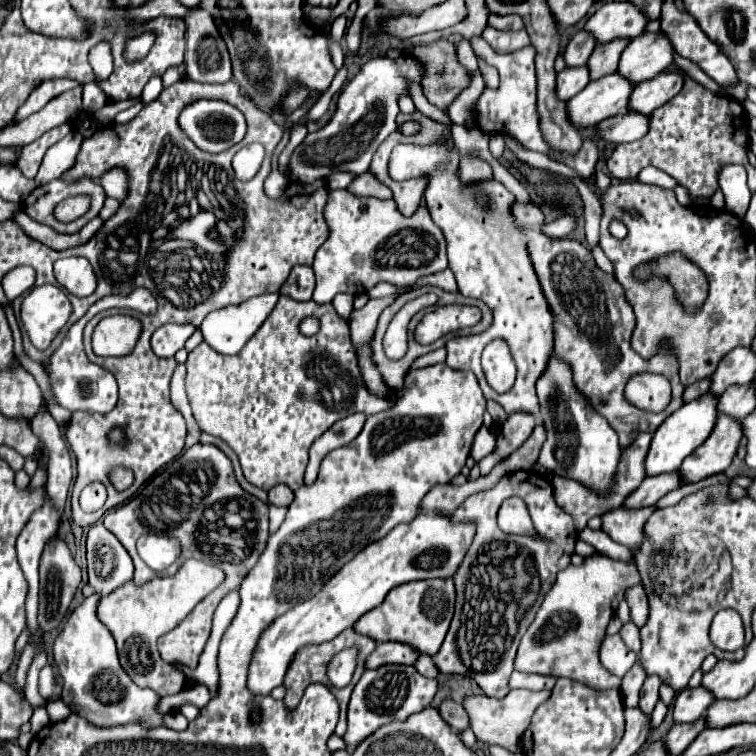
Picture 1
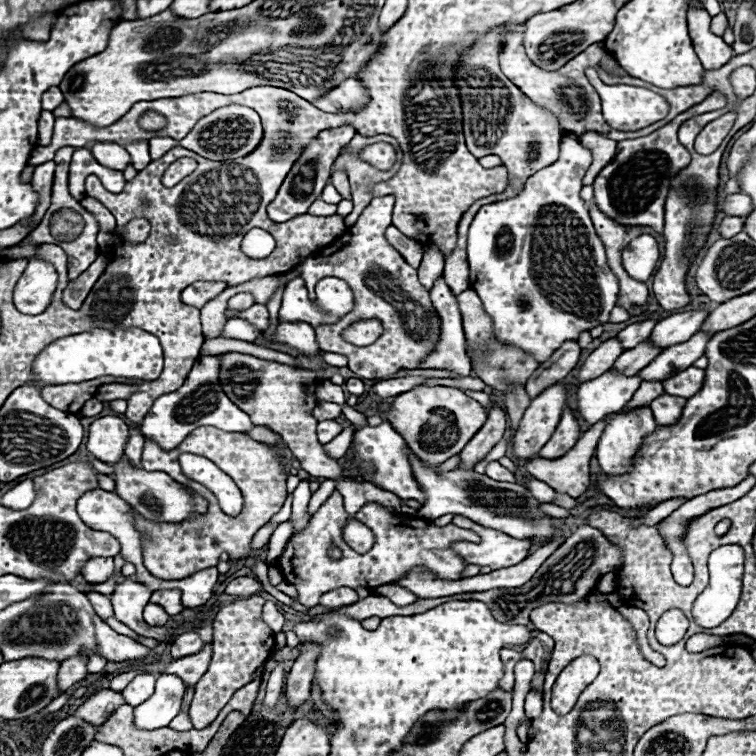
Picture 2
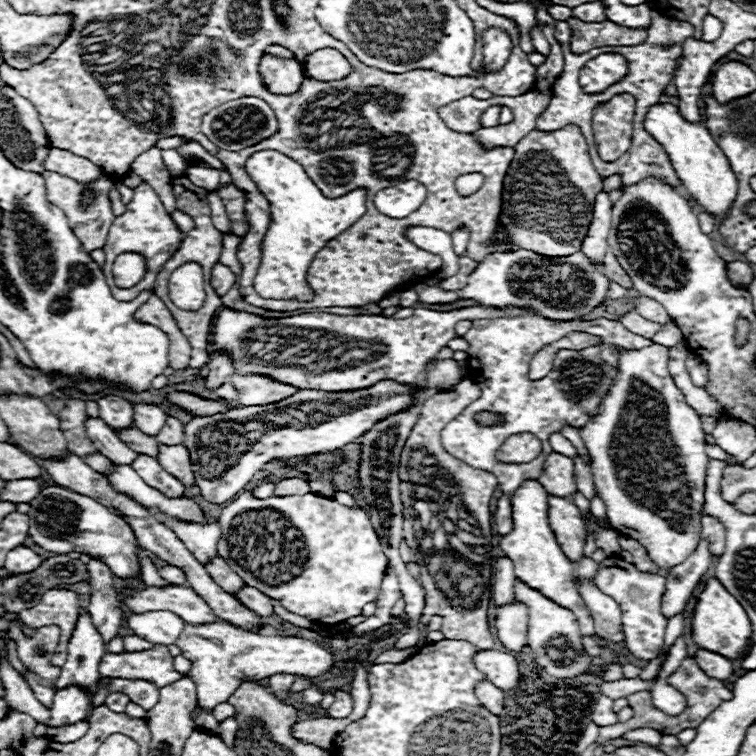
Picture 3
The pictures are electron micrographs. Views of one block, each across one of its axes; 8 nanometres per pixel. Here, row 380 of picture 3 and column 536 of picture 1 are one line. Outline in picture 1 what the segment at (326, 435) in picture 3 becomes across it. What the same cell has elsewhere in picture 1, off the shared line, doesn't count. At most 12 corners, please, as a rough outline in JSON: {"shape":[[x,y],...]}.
{"shape":[[554,352],[536,380],[552,474],[610,490],[618,436]]}

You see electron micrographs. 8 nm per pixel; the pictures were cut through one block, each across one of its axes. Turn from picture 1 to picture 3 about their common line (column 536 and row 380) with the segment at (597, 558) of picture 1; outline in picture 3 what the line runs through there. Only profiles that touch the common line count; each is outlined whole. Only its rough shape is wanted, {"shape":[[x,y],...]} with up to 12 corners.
{"shape":[[668,348],[622,350],[580,430],[610,526],[700,542],[708,456]]}

